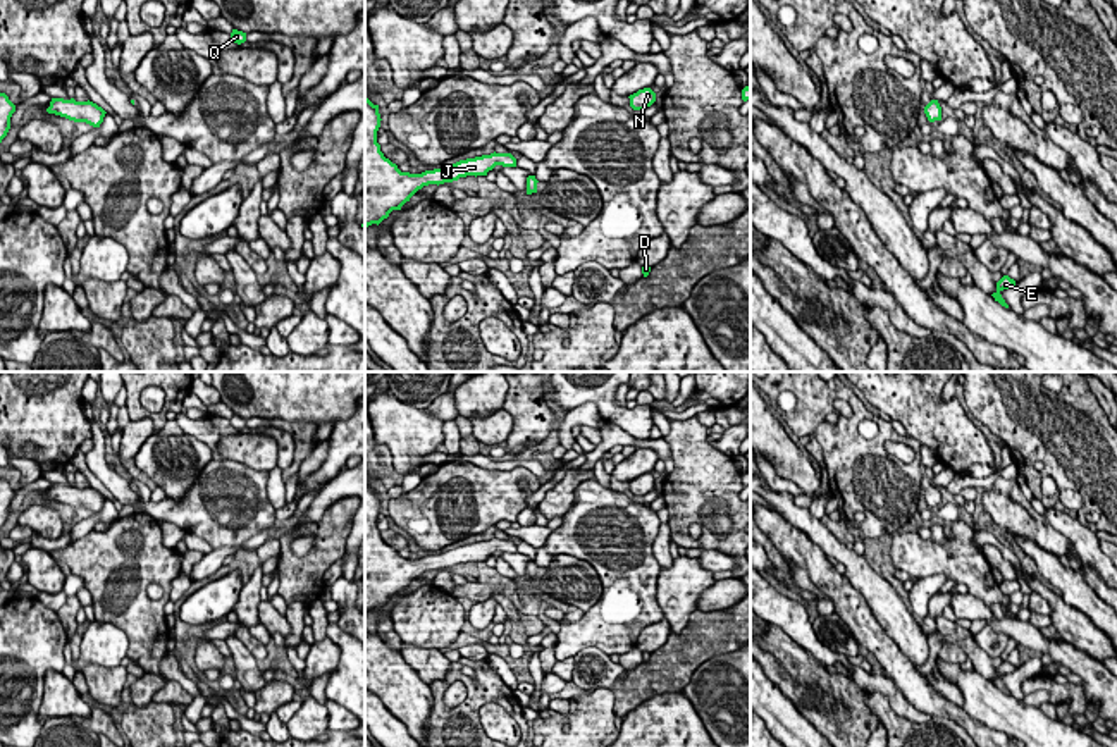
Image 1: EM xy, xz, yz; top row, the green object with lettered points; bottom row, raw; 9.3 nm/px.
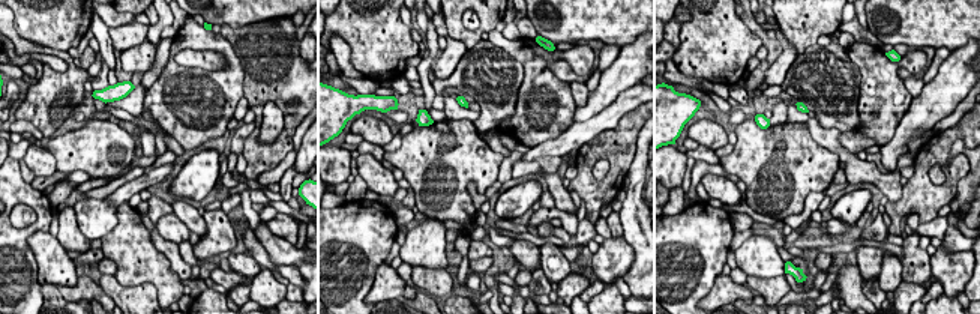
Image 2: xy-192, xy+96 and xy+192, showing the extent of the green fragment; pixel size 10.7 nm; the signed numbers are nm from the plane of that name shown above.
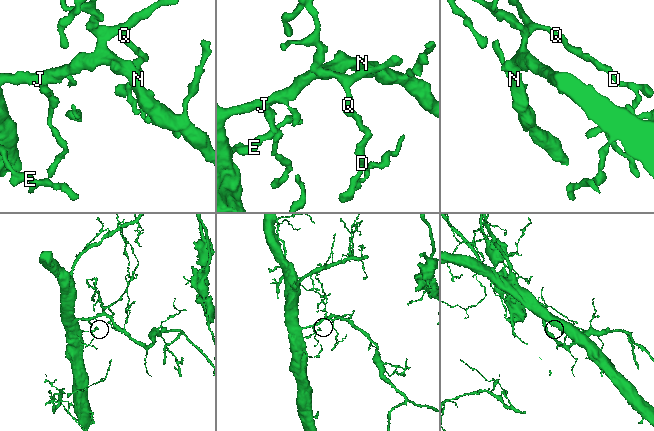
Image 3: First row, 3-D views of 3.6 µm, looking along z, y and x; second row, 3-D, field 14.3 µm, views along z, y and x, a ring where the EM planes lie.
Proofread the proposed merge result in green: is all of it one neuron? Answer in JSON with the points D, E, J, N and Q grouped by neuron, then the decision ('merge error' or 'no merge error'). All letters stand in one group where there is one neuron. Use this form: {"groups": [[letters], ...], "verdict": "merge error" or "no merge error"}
{"groups": [["D", "E", "J", "N", "Q"]], "verdict": "no merge error"}

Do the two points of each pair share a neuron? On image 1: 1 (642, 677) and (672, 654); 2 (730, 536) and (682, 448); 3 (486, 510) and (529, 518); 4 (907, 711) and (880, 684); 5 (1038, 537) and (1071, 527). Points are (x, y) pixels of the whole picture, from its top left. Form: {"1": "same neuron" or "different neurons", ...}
{"1": "same neuron", "2": "same neuron", "3": "different neurons", "4": "same neuron", "5": "different neurons"}

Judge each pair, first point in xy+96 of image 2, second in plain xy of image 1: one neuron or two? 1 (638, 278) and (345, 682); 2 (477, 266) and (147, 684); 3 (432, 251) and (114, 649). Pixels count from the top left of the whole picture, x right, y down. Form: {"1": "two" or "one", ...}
{"1": "one", "2": "one", "3": "one"}

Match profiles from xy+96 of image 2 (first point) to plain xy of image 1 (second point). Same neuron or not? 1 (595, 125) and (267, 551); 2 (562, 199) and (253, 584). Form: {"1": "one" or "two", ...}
{"1": "two", "2": "two"}

